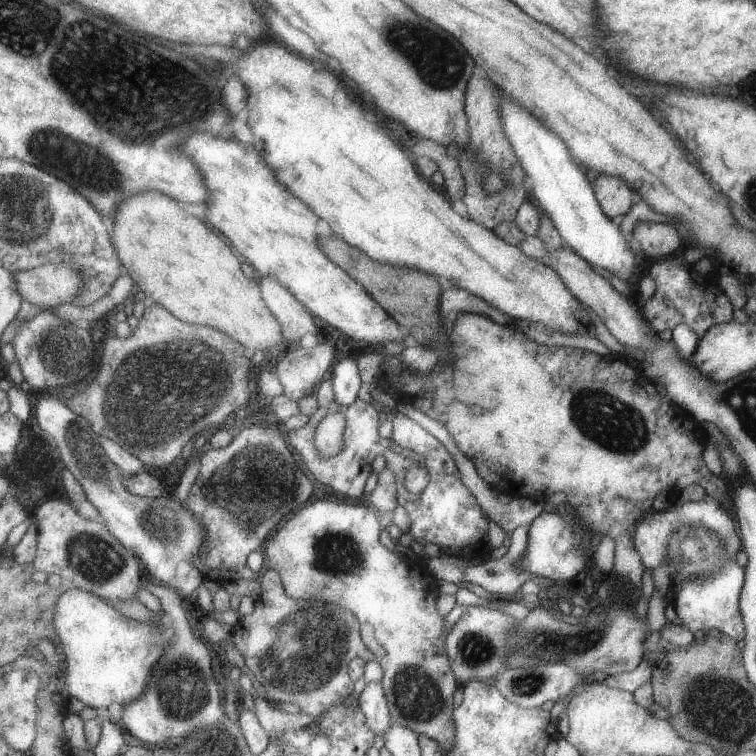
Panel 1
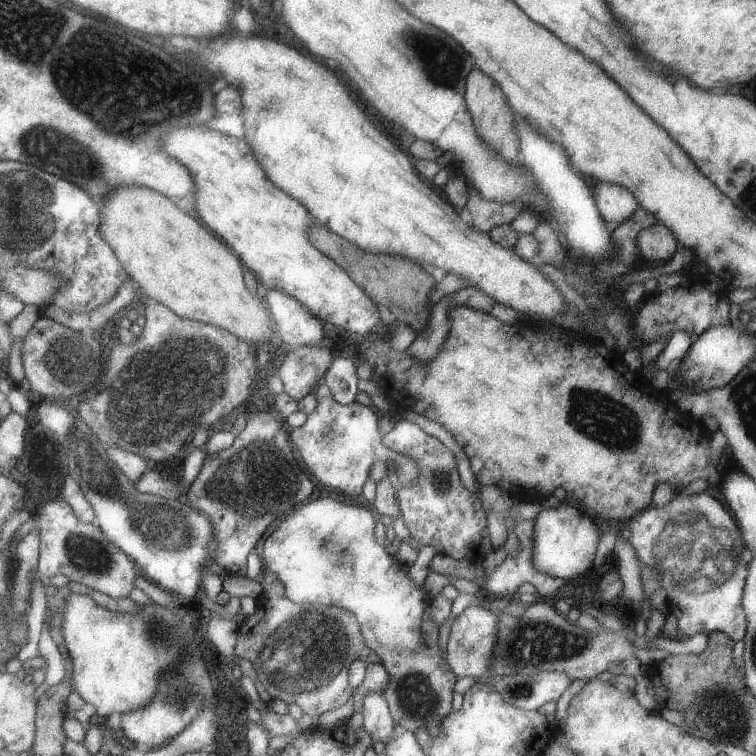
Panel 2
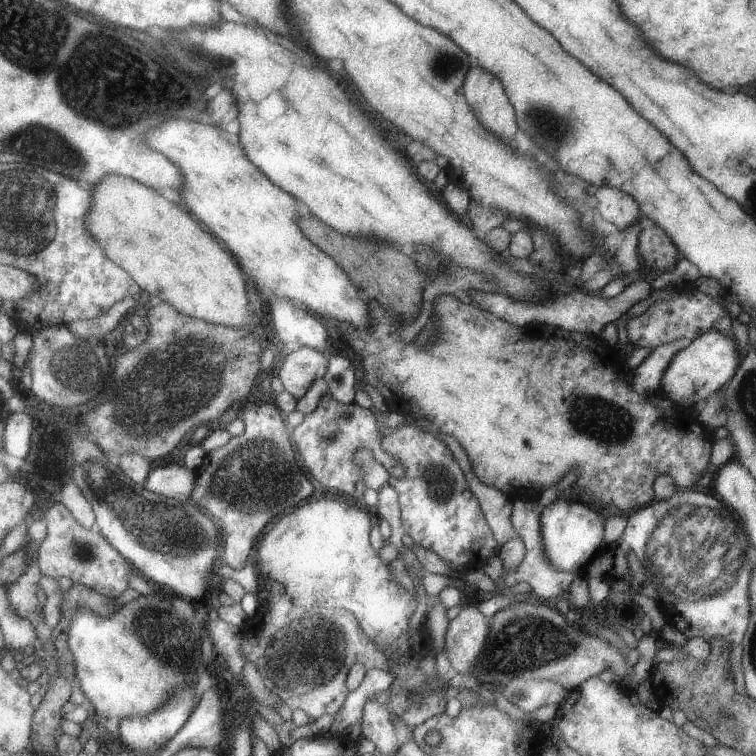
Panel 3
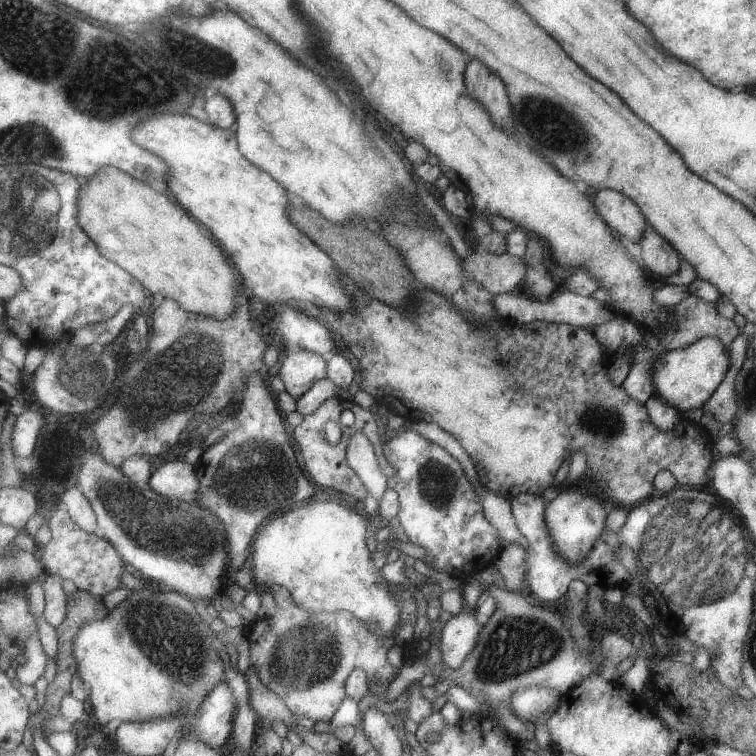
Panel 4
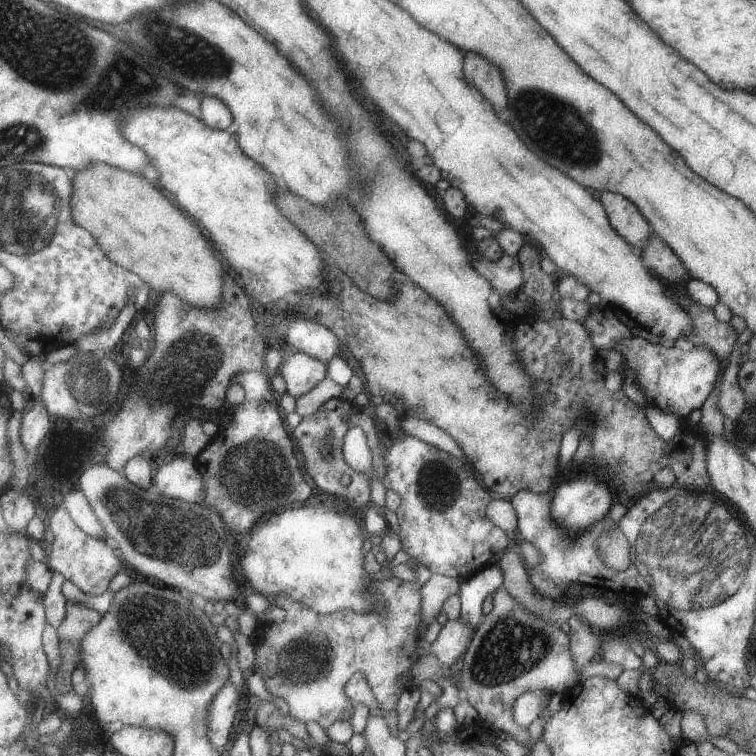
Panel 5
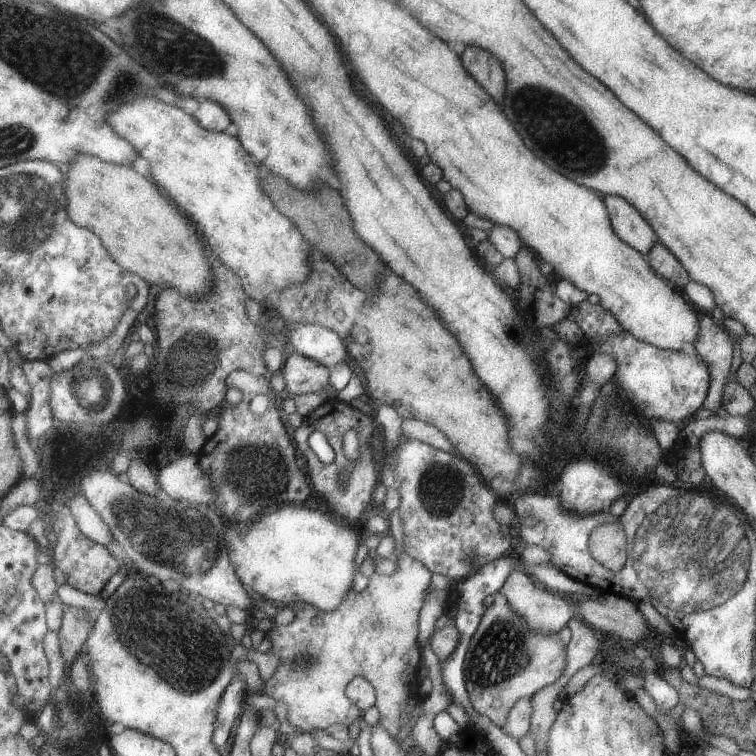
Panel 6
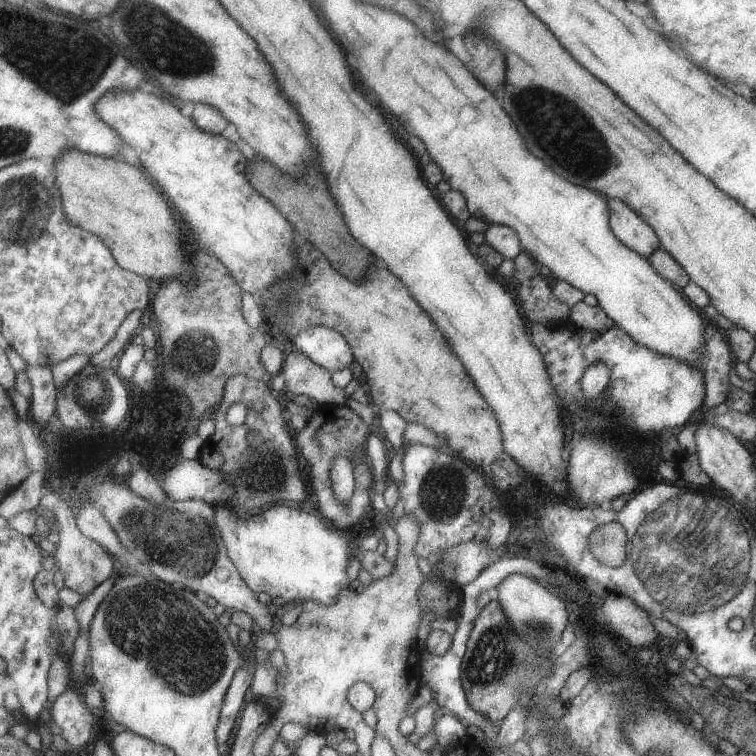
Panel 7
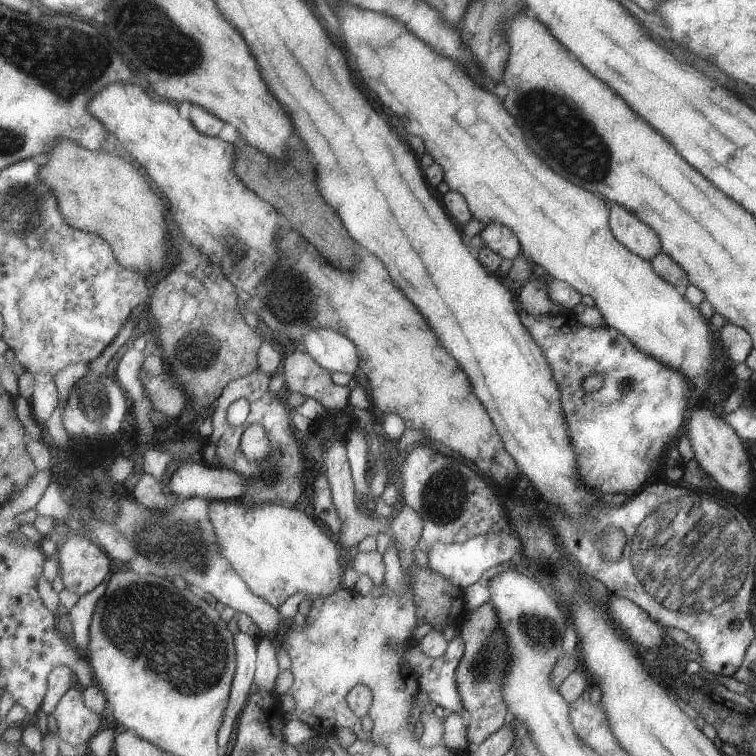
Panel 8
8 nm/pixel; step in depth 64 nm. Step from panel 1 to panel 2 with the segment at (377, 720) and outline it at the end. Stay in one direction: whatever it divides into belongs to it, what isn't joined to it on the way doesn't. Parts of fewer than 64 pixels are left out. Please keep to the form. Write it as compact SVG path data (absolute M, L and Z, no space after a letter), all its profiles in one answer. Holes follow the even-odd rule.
M369 692L363 700L364 730L373 734L375 742L389 744L395 736L396 722L383 692Z

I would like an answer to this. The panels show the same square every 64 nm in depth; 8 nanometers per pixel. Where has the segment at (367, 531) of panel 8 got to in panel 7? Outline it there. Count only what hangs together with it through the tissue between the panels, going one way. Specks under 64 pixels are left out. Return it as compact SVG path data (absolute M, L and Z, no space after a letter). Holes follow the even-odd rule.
M341 453L333 459L330 466L330 477L337 500L343 505L352 502L356 491L356 474L353 460Z

